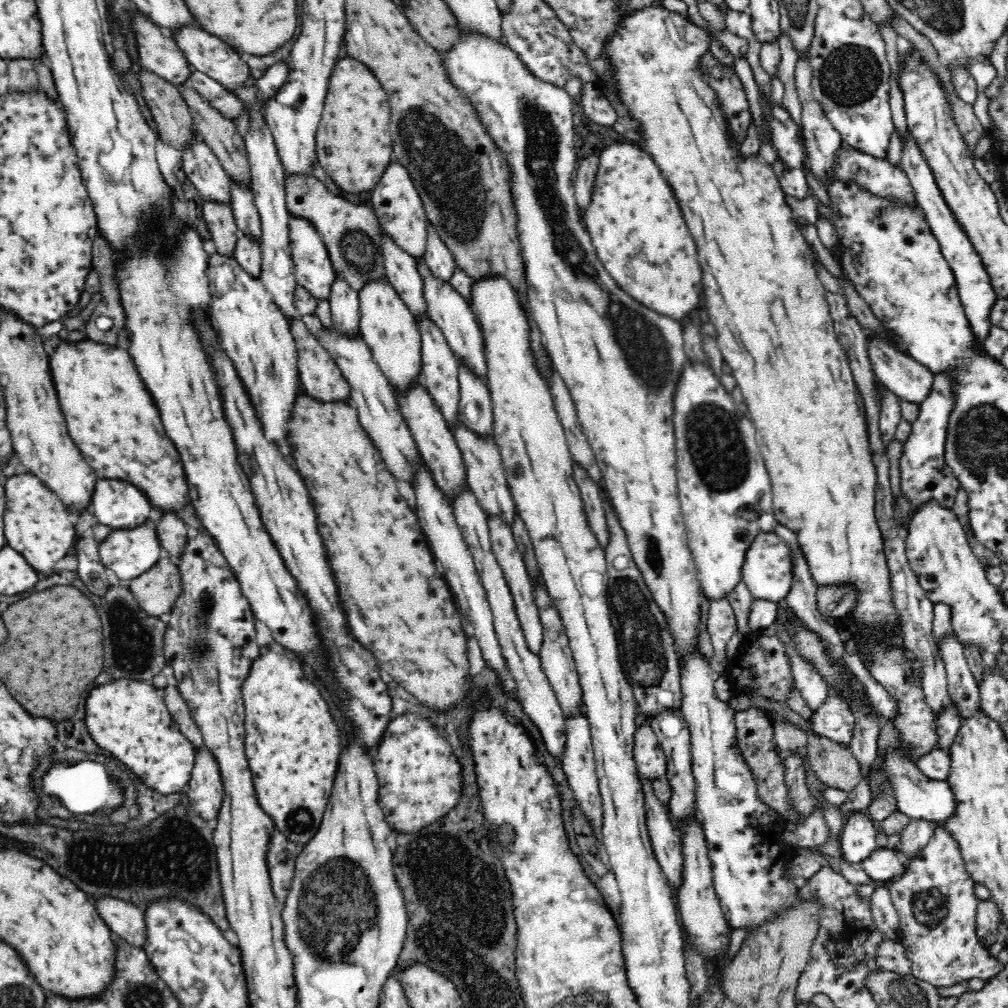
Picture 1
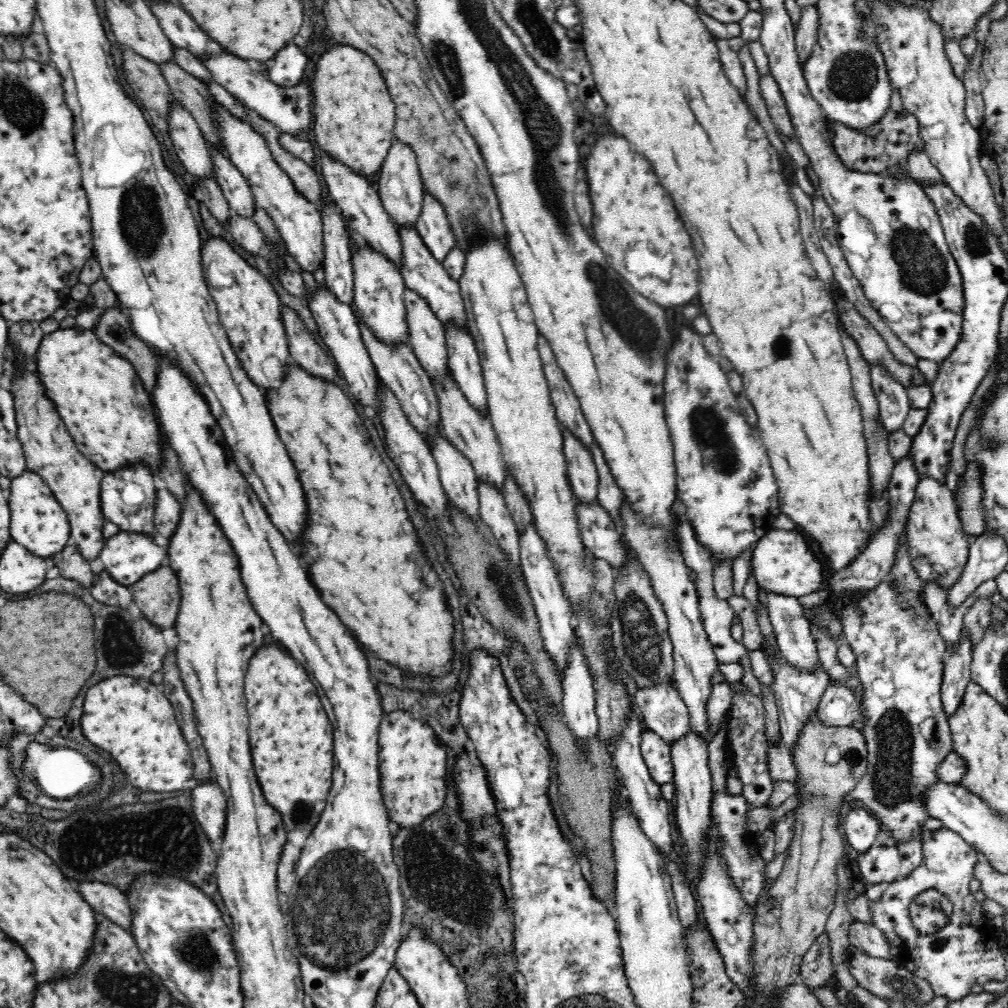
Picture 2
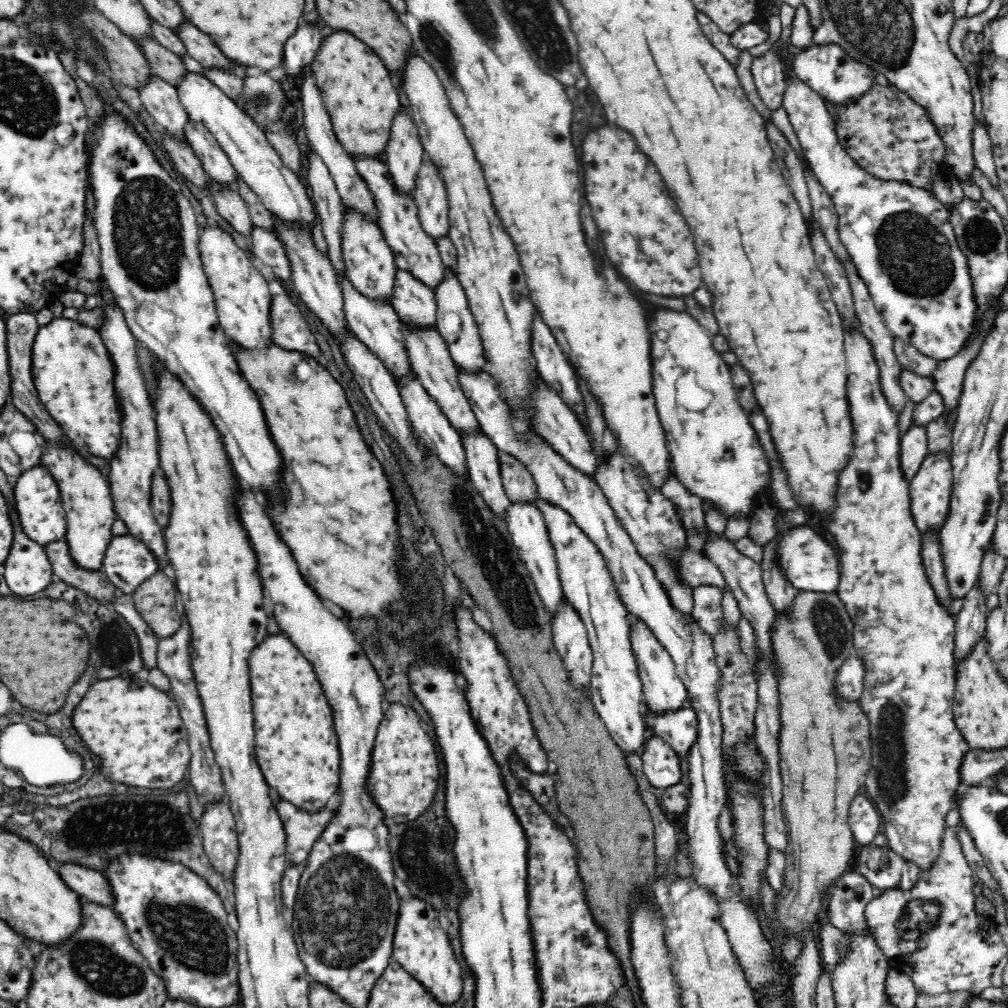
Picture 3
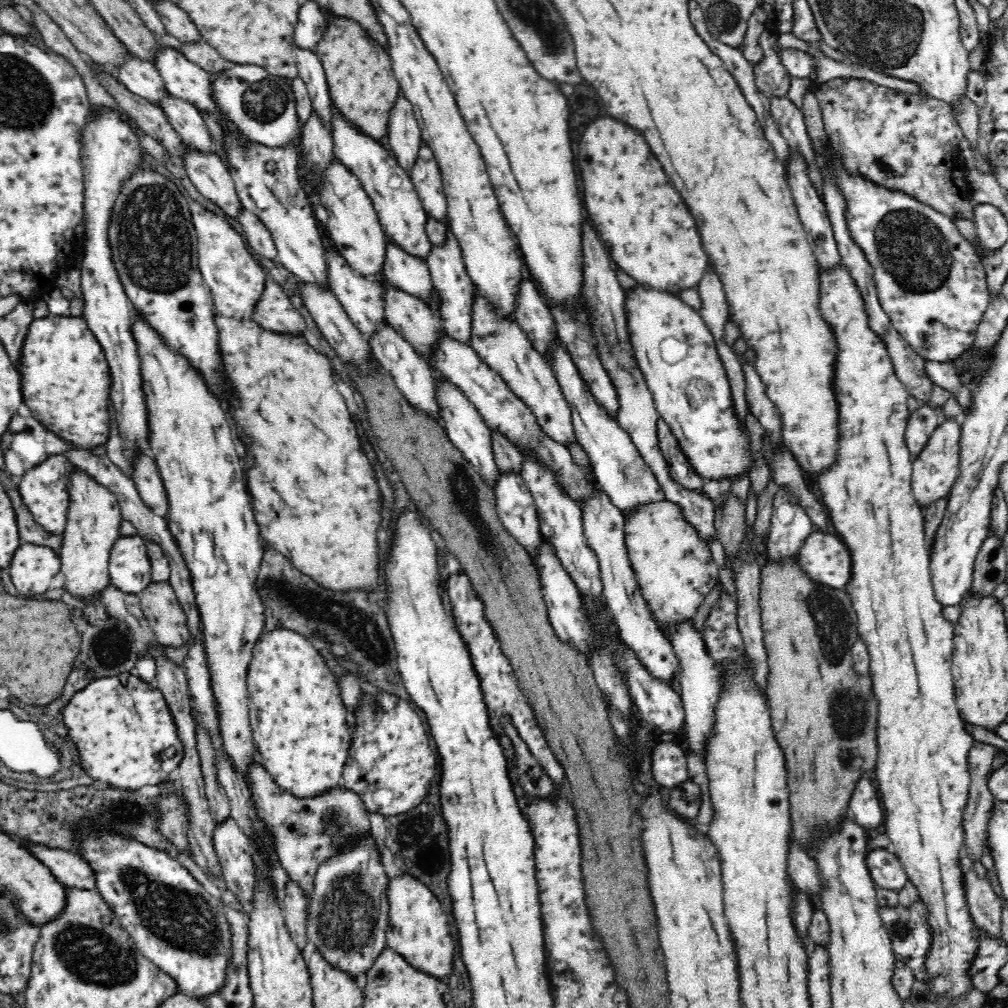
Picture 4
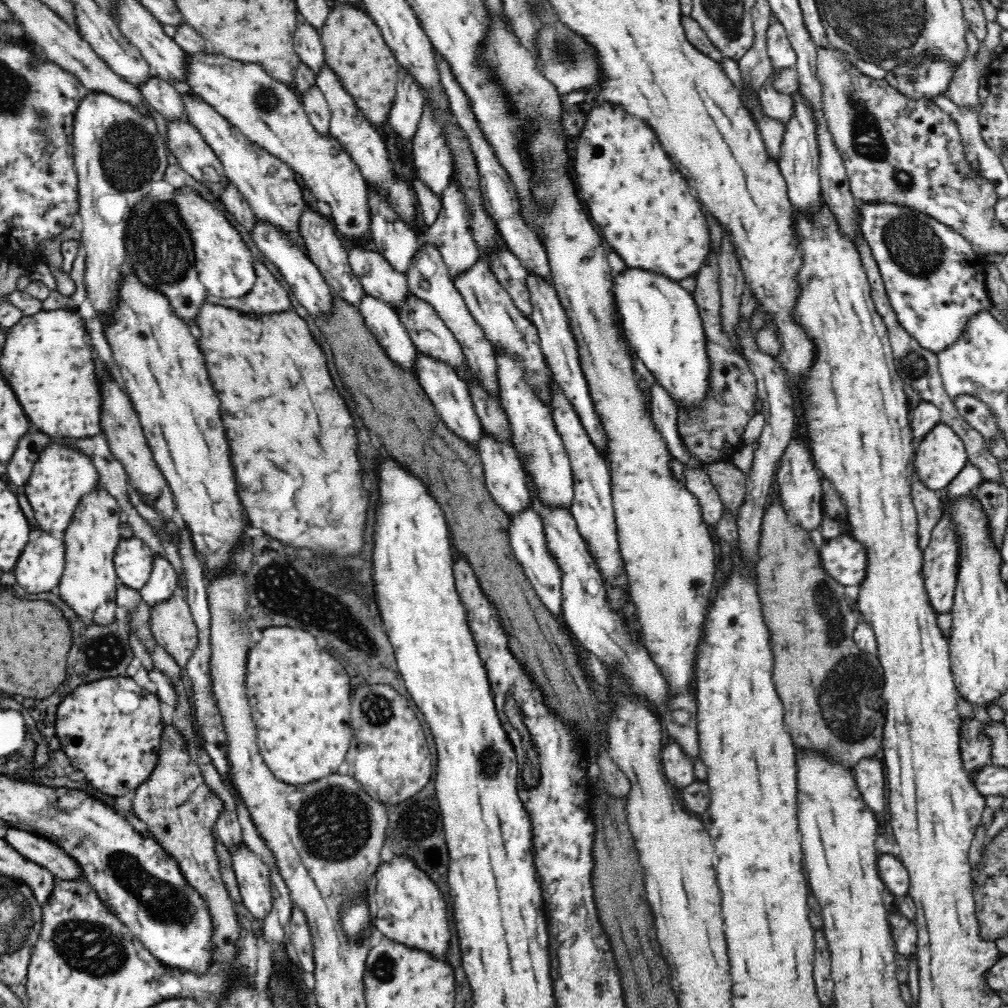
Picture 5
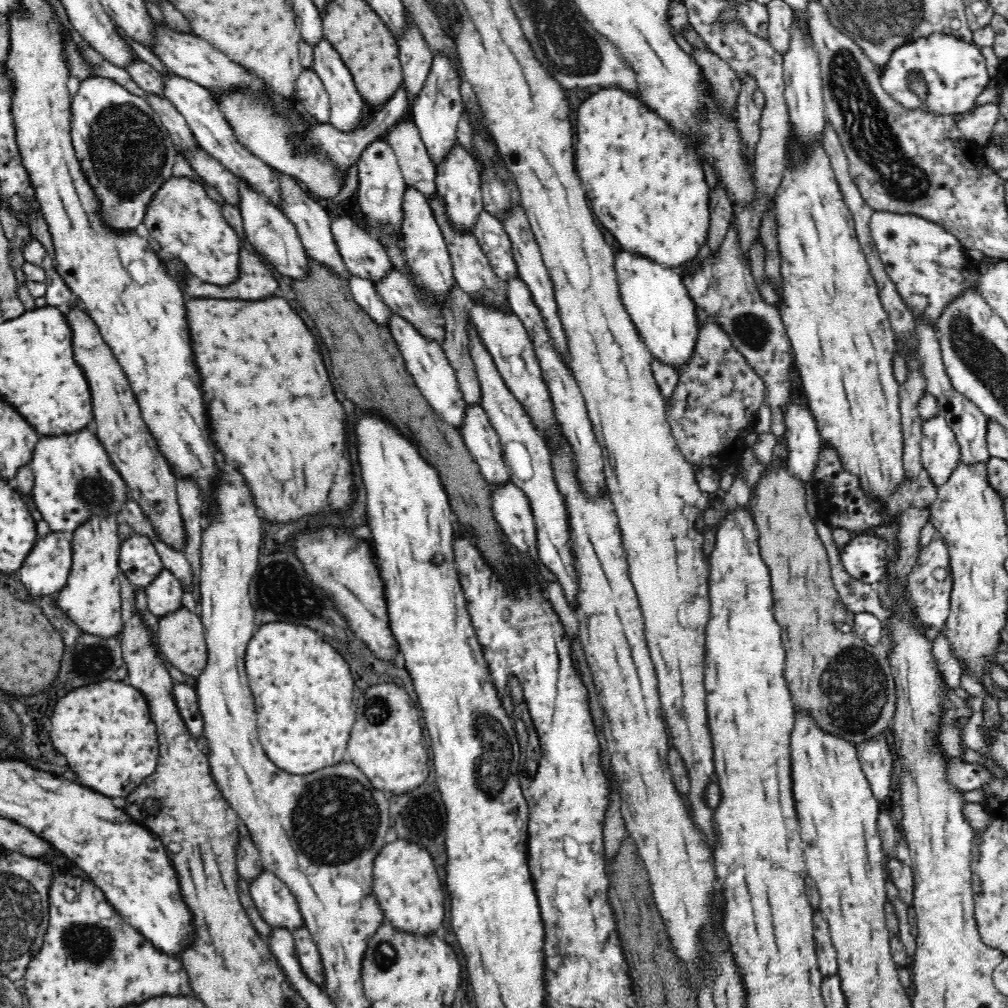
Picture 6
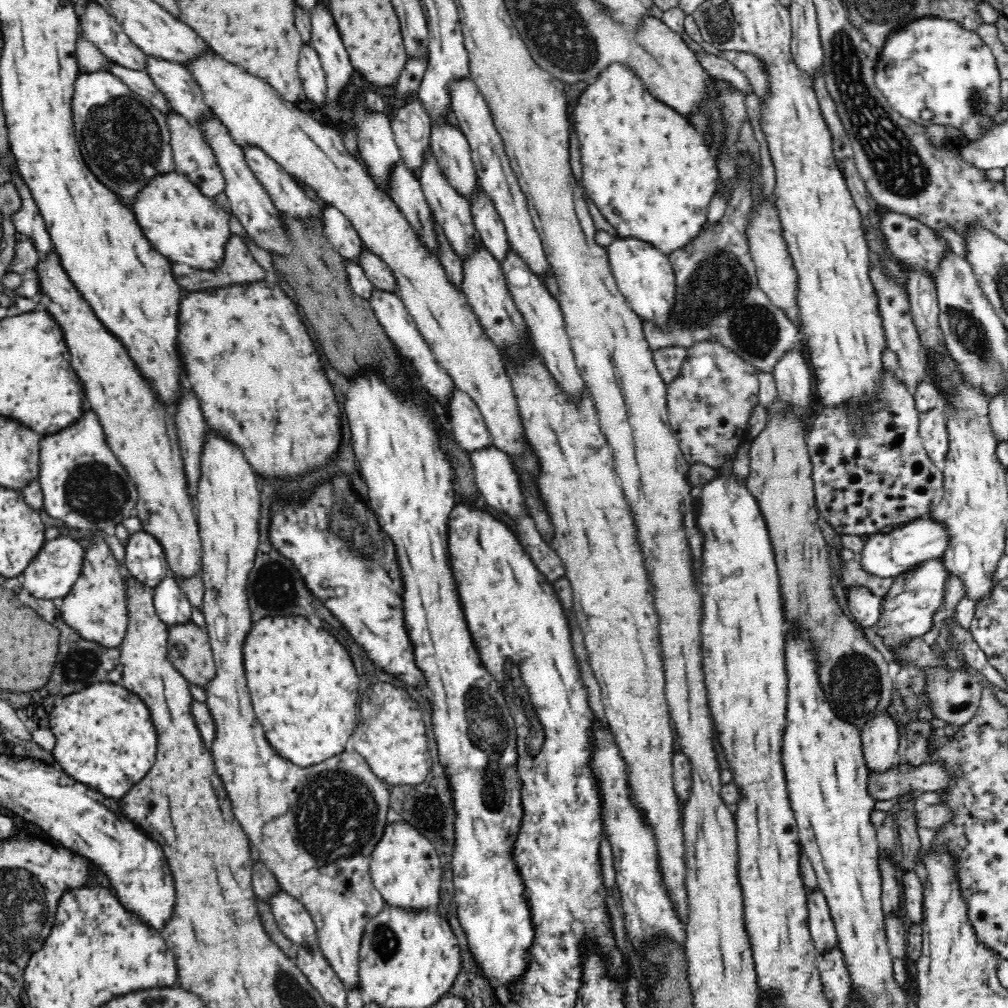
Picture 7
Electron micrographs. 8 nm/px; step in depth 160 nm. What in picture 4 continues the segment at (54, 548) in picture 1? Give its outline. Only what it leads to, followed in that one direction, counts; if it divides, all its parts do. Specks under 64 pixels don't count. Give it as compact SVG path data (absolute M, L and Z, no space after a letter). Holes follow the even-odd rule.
M55 454L45 458L44 462L41 462L38 466L26 471L26 474L16 486L34 520L49 533L62 535L65 529L71 502L71 477L76 472L76 468L77 466L72 463L66 454Z

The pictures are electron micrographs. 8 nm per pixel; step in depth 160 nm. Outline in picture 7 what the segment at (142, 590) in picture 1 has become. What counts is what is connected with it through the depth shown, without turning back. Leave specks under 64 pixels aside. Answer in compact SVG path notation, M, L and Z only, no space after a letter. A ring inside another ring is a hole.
M193 621L169 627L168 658L186 681L206 690L216 678L211 638Z

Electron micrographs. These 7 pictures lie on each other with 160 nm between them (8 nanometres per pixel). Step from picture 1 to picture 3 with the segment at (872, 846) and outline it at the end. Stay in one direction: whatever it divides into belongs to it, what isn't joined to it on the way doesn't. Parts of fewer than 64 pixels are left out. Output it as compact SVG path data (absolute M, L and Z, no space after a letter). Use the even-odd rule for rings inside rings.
M858 794L852 799L849 808L849 826L855 840L868 845L876 834L882 832L883 823L879 810L868 796Z

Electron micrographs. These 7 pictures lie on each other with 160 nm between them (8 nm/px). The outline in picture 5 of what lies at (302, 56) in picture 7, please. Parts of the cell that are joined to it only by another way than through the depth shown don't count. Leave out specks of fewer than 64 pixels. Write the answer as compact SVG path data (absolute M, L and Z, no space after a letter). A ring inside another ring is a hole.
M316 83L309 86L302 94L299 94L299 100L316 130L322 134L328 133L331 121L330 105L320 86Z

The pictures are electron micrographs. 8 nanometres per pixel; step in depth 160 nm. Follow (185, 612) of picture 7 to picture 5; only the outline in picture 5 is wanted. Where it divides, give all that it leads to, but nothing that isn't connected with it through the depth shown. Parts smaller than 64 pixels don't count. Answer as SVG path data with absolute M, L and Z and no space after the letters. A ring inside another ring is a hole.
M155 556L154 566L147 583L139 590L143 602L149 607L162 605L174 596L178 576L172 564L161 556Z

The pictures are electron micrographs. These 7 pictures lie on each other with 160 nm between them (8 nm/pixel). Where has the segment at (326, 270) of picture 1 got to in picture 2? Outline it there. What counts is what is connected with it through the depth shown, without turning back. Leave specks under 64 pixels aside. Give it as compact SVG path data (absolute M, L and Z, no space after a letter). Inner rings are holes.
M213 97L209 98L209 120L219 138L220 145L228 153L235 167L243 174L253 194L256 207L268 213L277 227L281 238L292 258L302 271L314 273L323 268L324 238L323 225L319 208L300 193L290 175L280 167L272 156L266 139L256 132L248 122L234 116L224 104Z

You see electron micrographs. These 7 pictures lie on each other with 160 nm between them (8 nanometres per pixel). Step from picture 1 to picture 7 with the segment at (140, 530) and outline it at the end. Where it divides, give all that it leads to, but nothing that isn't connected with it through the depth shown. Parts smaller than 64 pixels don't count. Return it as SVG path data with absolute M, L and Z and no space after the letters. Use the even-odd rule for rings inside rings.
M144 530L135 532L125 546L125 566L129 573L149 588L170 576L166 553L156 537Z

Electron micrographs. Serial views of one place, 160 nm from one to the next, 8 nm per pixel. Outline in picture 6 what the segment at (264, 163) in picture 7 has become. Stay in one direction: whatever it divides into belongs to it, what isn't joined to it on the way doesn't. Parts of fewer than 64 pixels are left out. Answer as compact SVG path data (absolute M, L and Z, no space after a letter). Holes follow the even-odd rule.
M272 169L272 171L279 190L282 213L288 218L288 221L292 222L292 225L295 226L307 255L310 255L310 257L316 259L316 261L331 267L334 271L349 279L351 274L346 269L340 253L337 252L336 243L334 243L334 238L332 237L330 229L331 219L324 203L316 199L311 193L302 190L296 183L294 177L277 171L276 169Z

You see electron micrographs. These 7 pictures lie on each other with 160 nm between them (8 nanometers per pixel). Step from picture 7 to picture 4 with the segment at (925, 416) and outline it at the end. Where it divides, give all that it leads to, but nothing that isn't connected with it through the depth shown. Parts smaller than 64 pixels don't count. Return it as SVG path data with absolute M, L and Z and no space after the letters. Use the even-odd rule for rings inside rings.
M956 419L942 420L940 426L930 435L926 446L913 459L911 490L923 510L933 500L950 494L955 486L960 472L960 436L961 426Z

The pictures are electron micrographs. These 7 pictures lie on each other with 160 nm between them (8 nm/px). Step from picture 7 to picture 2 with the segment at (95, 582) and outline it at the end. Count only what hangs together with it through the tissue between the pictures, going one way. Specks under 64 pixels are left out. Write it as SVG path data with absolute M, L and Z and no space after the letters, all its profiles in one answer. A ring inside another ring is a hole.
M18 362L16 370L12 372L9 385L9 375L5 386L14 397L16 407L16 421L18 421L18 439L22 441L27 470L39 474L48 483L52 493L58 499L61 507L69 518L71 539L74 540L79 554L85 561L97 566L100 550L104 548L103 526L107 518L103 513L100 490L105 473L89 458L86 458L69 436L64 424L60 422L58 414L52 410L52 404L42 396L40 382L34 374L23 372L25 364Z

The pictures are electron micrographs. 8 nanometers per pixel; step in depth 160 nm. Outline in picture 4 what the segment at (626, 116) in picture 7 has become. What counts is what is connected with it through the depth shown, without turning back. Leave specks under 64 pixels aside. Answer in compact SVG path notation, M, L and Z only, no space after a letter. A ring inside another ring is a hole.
M598 116L584 130L578 170L590 220L622 270L638 283L664 291L679 293L697 287L708 268L702 236L640 130L616 118Z

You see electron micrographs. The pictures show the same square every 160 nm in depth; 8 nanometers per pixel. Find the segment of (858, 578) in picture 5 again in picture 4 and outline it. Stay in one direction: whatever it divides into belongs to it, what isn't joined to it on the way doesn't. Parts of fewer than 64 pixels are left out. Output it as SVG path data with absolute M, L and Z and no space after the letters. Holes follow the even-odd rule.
M812 533L797 552L810 578L835 589L845 589L852 580L852 555L839 536Z

